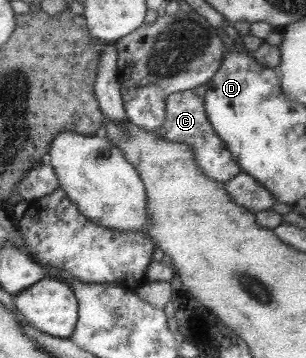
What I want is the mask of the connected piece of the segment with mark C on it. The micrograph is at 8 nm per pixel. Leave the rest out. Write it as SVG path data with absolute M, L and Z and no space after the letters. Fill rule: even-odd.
M182 90L171 93L165 100L165 120L161 128L155 133L167 142L183 142L194 150L195 160L198 160L199 171L207 178L217 183L225 183L242 173L238 162L226 150L226 143L214 131L209 119L206 117L203 96L195 95L193 90Z

